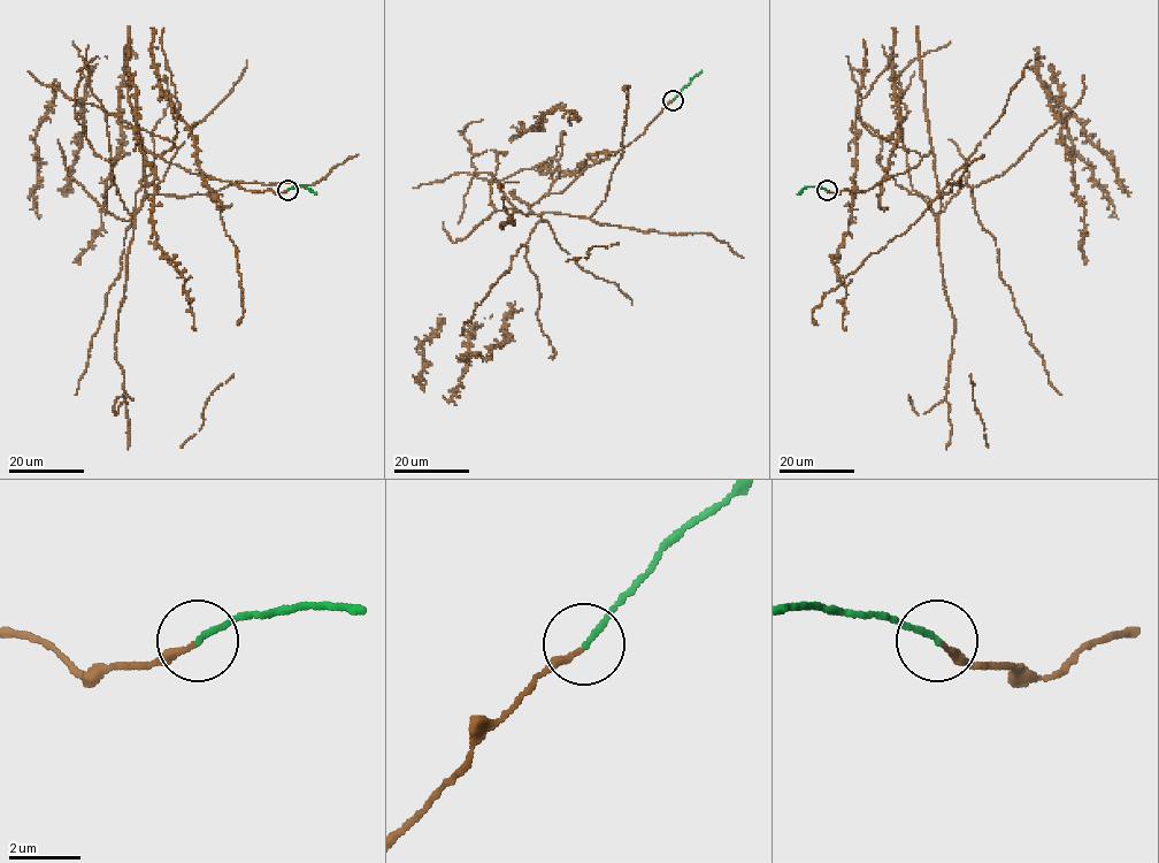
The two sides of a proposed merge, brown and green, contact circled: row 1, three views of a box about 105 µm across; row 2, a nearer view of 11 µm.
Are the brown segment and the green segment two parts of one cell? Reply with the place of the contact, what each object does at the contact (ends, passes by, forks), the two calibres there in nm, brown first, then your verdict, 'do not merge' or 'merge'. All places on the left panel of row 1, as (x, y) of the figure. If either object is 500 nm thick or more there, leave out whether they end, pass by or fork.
(288, 190) | brown ends | green ends | 180/160 nm | merge

